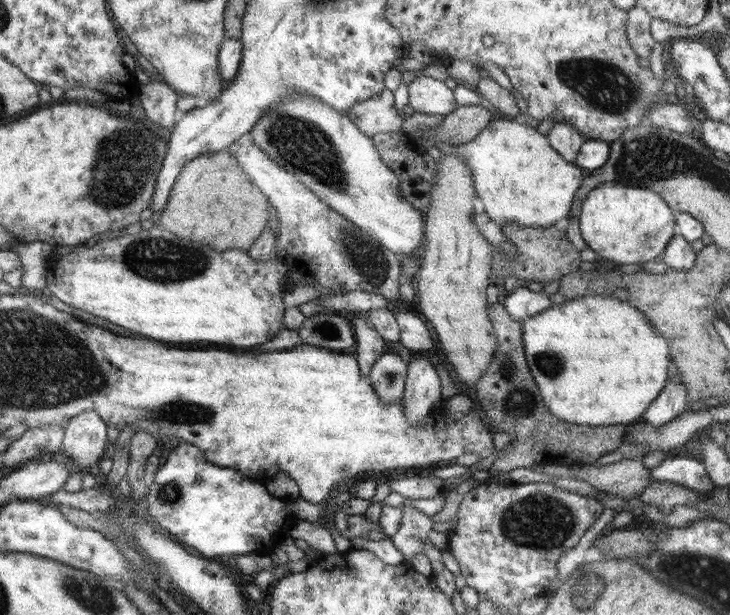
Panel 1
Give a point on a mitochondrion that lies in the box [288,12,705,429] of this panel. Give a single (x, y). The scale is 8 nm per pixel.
(604, 86)

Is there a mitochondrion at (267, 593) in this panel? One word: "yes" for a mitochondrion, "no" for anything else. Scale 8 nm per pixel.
no

